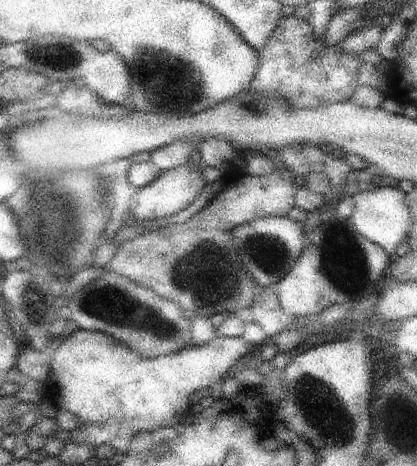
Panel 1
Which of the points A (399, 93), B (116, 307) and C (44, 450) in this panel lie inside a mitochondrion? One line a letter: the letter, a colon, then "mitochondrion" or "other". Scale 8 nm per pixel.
A: other
B: mitochondrion
C: other

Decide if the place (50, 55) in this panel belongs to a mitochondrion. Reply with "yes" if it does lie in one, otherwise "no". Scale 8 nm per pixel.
yes

